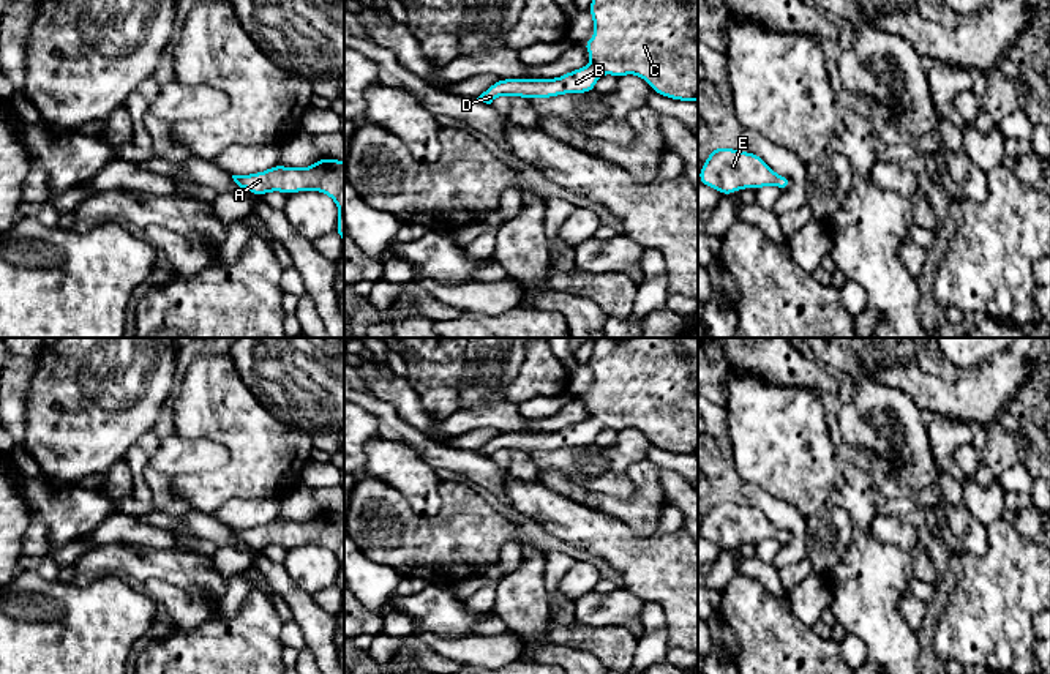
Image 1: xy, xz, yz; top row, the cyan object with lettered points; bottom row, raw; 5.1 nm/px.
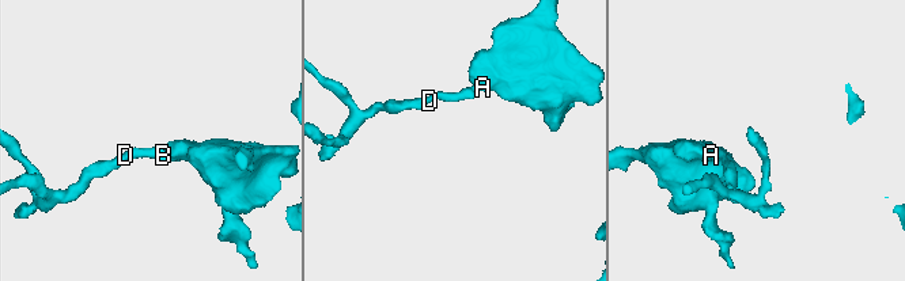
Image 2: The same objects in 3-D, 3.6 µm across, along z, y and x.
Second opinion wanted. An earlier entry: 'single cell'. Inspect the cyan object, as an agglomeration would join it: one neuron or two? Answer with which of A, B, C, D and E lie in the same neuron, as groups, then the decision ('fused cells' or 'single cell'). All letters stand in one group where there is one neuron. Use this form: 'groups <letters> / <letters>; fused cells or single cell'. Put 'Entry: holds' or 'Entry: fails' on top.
Entry: holds
groups A B C D E; single cell

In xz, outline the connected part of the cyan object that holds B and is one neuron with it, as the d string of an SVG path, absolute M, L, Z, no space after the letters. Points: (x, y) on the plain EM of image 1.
M598 338L594 341L589 366L595 390L583 399L591 407L591 418L557 432L499 432L477 453L491 458L501 448L532 453L587 447L608 426L616 431L636 428L662 450L698 455L698 338Z

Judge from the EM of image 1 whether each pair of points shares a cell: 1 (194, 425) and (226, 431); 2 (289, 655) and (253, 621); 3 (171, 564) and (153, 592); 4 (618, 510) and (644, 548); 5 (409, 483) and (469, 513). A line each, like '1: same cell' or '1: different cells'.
1: same cell
2: different cells
3: different cells
4: different cells
5: different cells

